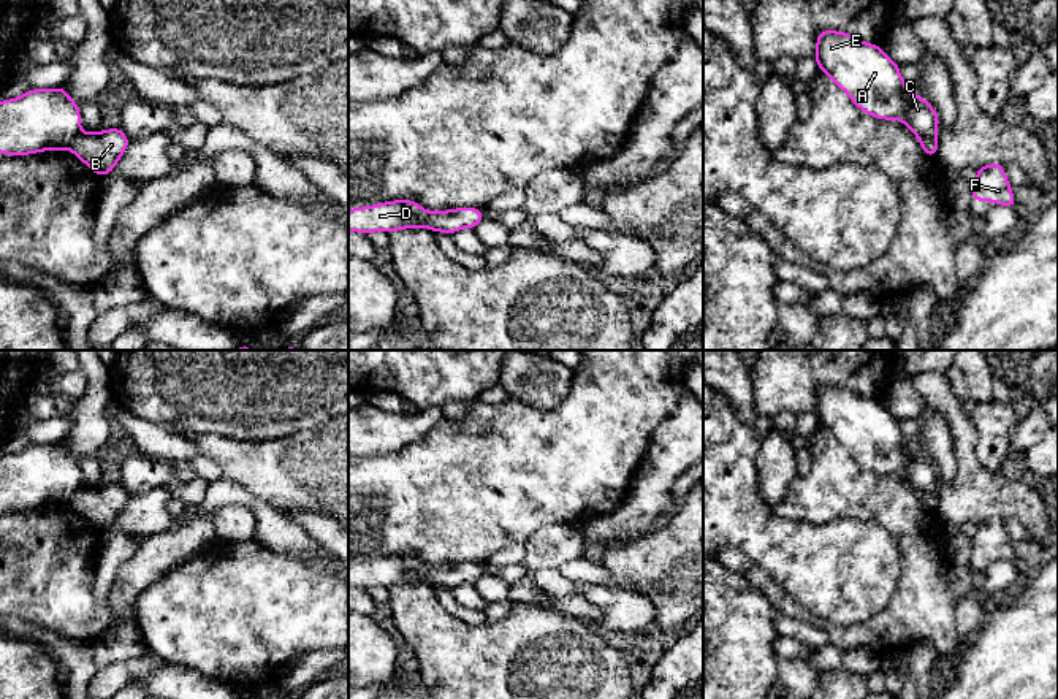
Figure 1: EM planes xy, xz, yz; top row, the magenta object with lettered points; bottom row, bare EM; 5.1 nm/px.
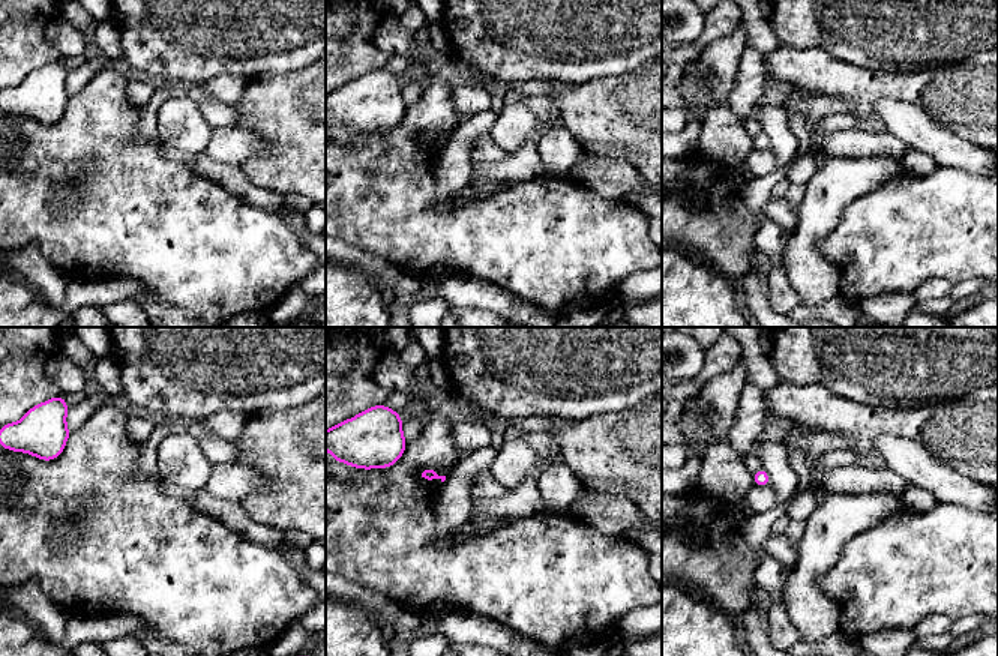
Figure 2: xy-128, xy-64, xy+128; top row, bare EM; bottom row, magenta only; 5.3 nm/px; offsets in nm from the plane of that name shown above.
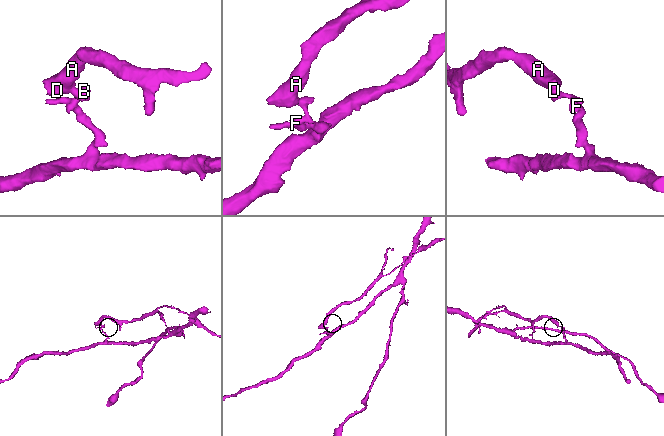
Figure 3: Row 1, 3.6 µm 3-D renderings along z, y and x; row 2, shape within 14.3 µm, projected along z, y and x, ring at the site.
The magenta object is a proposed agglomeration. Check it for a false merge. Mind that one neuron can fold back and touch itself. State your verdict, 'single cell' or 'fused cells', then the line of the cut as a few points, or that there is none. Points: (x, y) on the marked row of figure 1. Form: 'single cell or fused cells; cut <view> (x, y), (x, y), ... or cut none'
fused cells; cut xy (81, 132), (67, 146)

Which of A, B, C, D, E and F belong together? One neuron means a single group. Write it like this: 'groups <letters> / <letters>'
groups A C D E / B F

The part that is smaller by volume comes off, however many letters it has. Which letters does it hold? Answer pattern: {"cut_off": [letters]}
{"cut_off": ["A", "C", "D", "E"]}

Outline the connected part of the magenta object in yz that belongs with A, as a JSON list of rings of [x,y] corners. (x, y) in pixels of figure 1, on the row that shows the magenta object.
[[[820,30],[814,49],[819,71],[827,73],[863,113],[903,120],[919,141],[936,138],[936,111],[903,81],[900,65],[879,44],[846,32]]]

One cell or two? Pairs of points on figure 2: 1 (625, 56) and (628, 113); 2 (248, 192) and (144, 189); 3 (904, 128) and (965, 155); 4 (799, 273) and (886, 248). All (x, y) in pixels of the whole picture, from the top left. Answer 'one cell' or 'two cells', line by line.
1: two cells
2: two cells
3: one cell
4: two cells

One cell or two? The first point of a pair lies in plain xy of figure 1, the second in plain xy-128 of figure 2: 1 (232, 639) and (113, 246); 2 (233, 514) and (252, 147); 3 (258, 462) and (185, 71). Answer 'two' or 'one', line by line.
1: one
2: one
3: two

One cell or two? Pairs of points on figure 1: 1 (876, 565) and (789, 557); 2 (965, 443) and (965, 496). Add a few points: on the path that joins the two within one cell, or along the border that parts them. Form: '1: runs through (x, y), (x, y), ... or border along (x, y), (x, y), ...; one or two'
1: runs through (854, 565), (811, 563); one
2: runs through (965, 455), (965, 484); one

